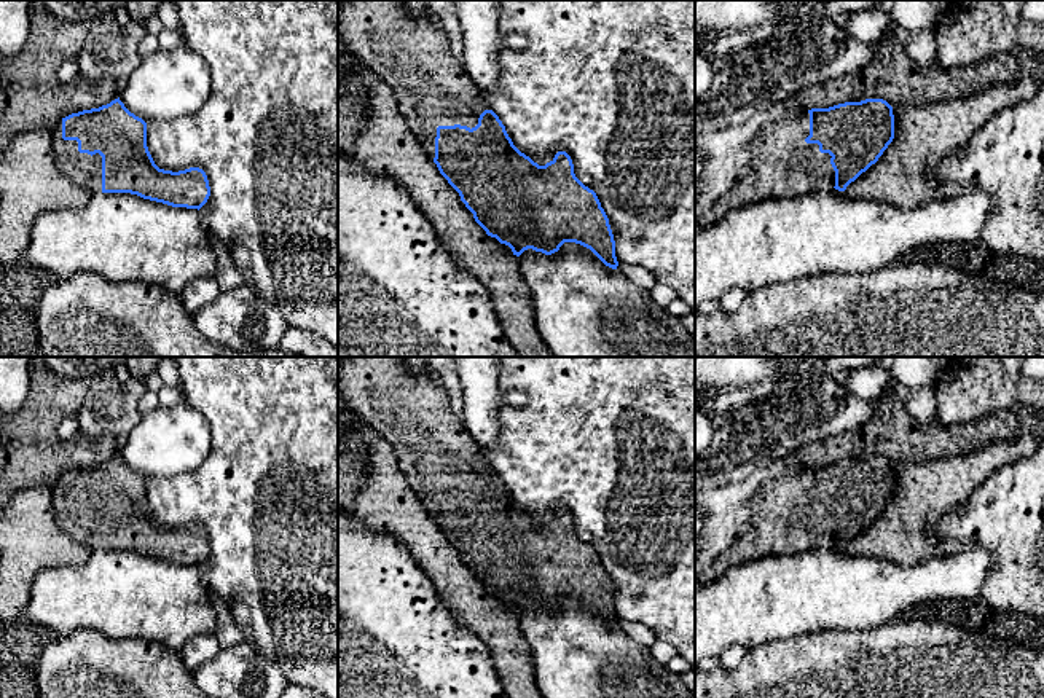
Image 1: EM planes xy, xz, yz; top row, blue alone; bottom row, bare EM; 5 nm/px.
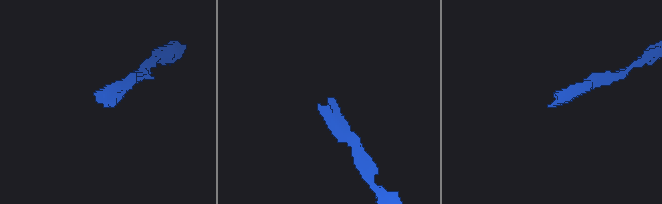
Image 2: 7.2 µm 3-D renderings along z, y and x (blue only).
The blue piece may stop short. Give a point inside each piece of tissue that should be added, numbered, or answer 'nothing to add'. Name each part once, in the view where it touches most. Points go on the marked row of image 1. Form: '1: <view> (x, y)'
1: xy (83, 169)

